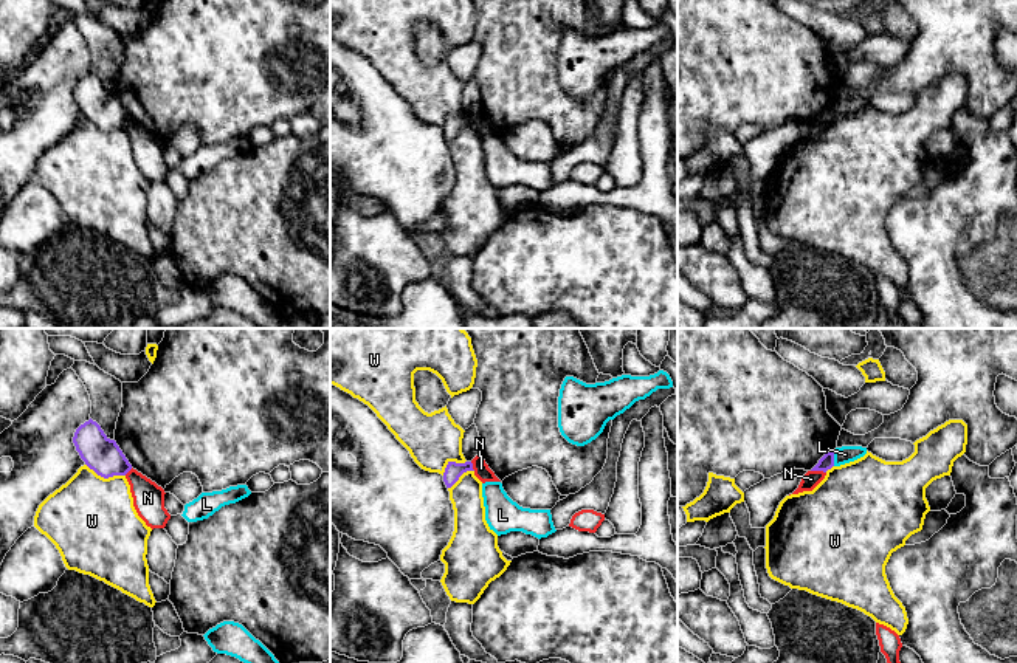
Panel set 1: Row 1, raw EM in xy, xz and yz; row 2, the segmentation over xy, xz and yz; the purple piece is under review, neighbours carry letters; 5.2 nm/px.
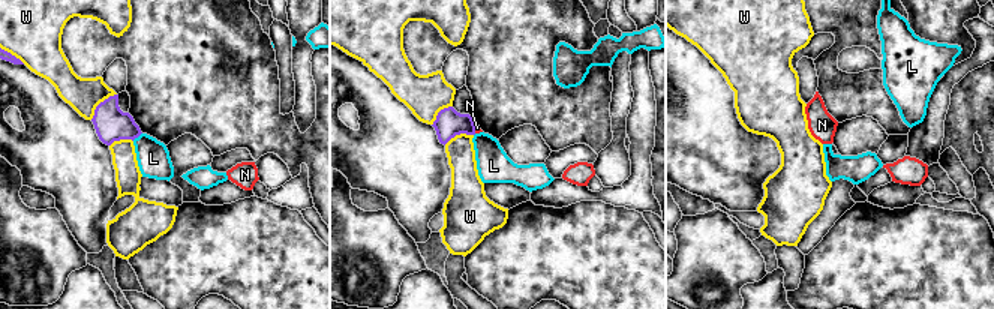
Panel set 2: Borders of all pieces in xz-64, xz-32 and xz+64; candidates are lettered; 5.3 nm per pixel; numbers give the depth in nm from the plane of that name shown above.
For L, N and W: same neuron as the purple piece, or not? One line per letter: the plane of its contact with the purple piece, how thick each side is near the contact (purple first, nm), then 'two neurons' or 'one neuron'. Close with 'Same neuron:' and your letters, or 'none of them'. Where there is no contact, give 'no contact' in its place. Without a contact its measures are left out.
L: meets purple in yz; 80 nm thick on the purple side, 90 nm on the other; two neurons
N: meets purple in yz; 80 nm thick on the purple side, 90 nm on the other; two neurons
W: meets purple in xy; 190 nm thick on the purple side, 460 nm on the other; two neurons
Same neuron: none of them

